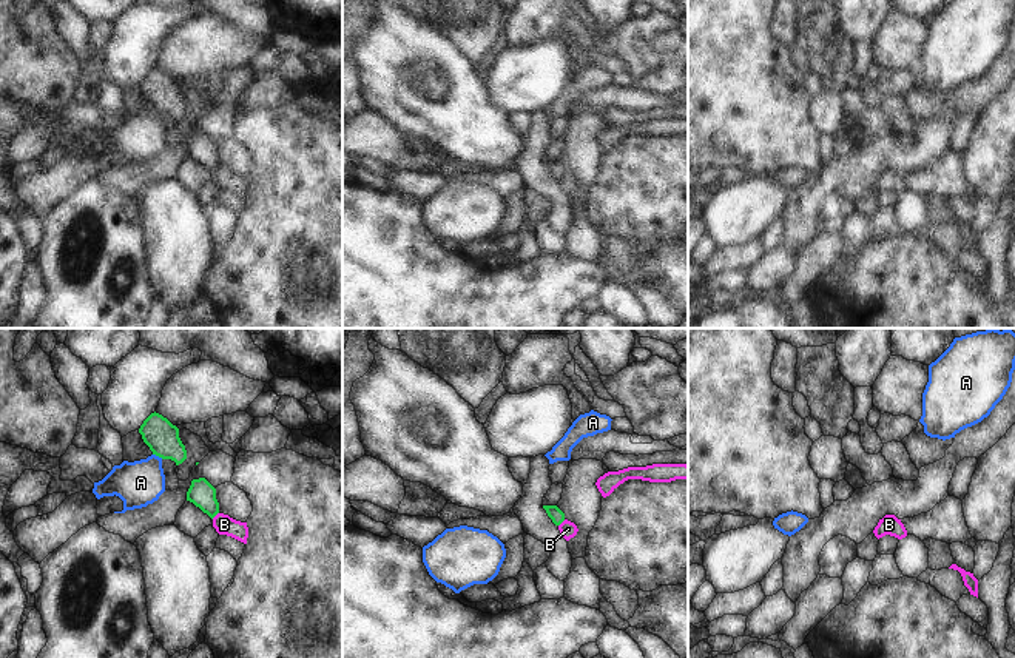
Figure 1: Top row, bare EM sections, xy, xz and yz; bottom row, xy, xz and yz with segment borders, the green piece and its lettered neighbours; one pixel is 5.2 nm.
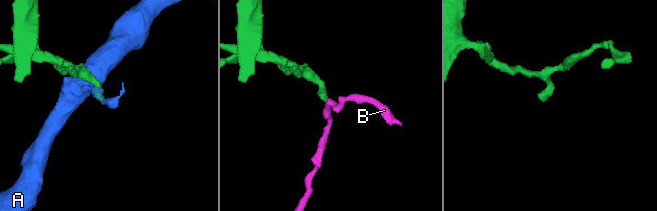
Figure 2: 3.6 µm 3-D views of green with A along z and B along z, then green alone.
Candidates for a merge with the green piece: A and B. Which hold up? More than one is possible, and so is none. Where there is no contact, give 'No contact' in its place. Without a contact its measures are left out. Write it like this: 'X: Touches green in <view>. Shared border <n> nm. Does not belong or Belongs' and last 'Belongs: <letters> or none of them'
A: Touches green in xy. Shared border 60 nm. Does not belong
B: Touches green in xy. Shared border 50 nm. Does not belong
Belongs: none of them.

